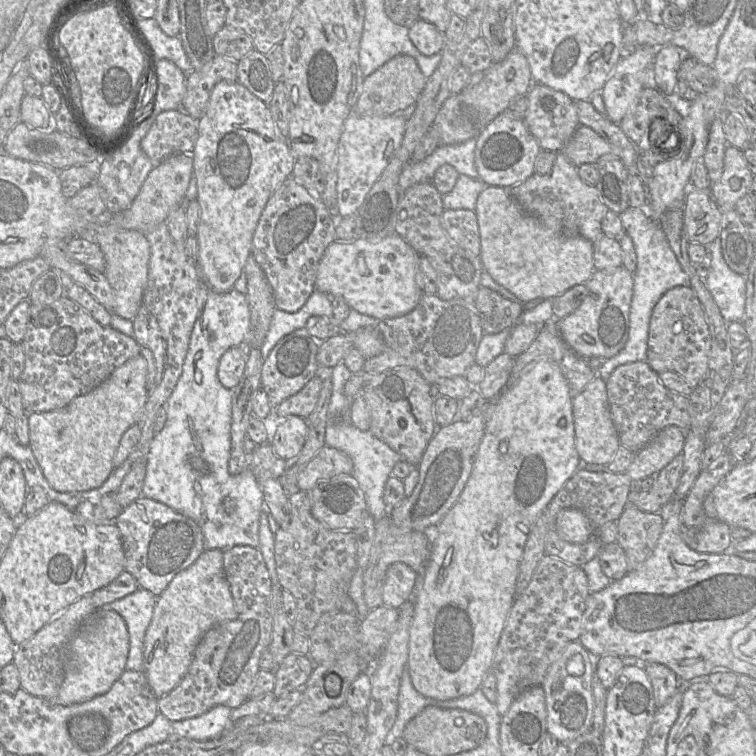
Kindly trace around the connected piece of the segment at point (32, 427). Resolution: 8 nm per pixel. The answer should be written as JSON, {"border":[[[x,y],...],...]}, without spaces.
{"border":[[[142,355],[116,368],[100,385],[73,399],[66,407],[28,414],[29,447],[41,472],[52,489],[58,492],[80,492],[100,487],[114,470],[113,457],[123,434],[140,420],[148,397],[147,362]]]}

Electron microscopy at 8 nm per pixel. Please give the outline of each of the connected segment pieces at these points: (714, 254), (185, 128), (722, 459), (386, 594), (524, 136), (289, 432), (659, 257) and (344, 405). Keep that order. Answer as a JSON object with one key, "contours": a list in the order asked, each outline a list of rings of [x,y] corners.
{"contours":[[[[719,237],[704,246],[706,254],[711,254],[705,286],[726,323],[742,322],[745,314],[746,278],[732,271],[725,262]]],[[[166,110],[158,114],[141,141],[141,148],[154,165],[170,155],[193,152],[198,137],[198,120],[189,113]]],[[[723,452],[707,469],[700,472],[689,493],[683,500],[684,509],[680,520],[681,537],[689,548],[698,553],[722,554],[732,547],[732,528],[721,520],[707,516],[703,503],[711,491],[729,473],[733,462],[729,452]]],[[[404,563],[392,564],[385,574],[382,600],[383,605],[392,608],[401,608],[414,594],[417,580],[416,573]]],[[[504,112],[476,136],[475,164],[479,178],[487,185],[511,188],[535,173],[535,161],[541,150],[524,120],[513,118]]],[[[299,416],[278,421],[270,443],[275,454],[288,462],[295,460],[305,444],[307,431],[307,420]]],[[[628,207],[620,214],[620,218],[624,232],[633,241],[637,265],[634,272],[633,292],[629,310],[628,338],[623,348],[614,356],[606,359],[599,368],[597,376],[604,380],[620,365],[636,361],[646,361],[649,322],[654,306],[669,289],[676,286],[690,287],[689,276],[681,268],[657,218],[652,218],[647,207]]],[[[339,363],[328,371],[332,381],[332,395],[328,407],[325,445],[335,448],[348,455],[353,462],[352,476],[357,480],[365,494],[369,514],[379,521],[389,513],[384,501],[384,489],[387,480],[392,475],[392,469],[403,457],[386,443],[379,440],[369,431],[362,431],[355,427],[348,419],[351,400],[344,393],[344,386],[352,373],[344,363]]]]}

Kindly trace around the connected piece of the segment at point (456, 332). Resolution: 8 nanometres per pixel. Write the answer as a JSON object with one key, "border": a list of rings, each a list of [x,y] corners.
{"border":[[[423,294],[419,304],[411,312],[379,320],[375,327],[382,336],[384,349],[379,355],[365,361],[363,371],[379,374],[397,367],[410,367],[417,370],[429,384],[437,384],[439,381],[463,375],[465,370],[475,363],[476,350],[484,334],[475,304],[462,298],[442,300],[437,294]]]}

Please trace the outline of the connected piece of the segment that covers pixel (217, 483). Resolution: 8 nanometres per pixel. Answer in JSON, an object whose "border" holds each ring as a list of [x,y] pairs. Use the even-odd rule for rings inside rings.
{"border":[[[200,275],[197,306],[198,315],[191,333],[182,374],[166,403],[166,423],[151,442],[142,496],[164,503],[193,519],[202,530],[205,549],[225,551],[236,545],[257,548],[260,514],[267,513],[267,508],[260,483],[250,469],[237,475],[231,475],[228,471],[233,390],[225,388],[218,378],[218,366],[222,355],[243,342],[251,345],[249,303],[247,296],[236,289],[225,293],[213,292],[201,281]]]}

